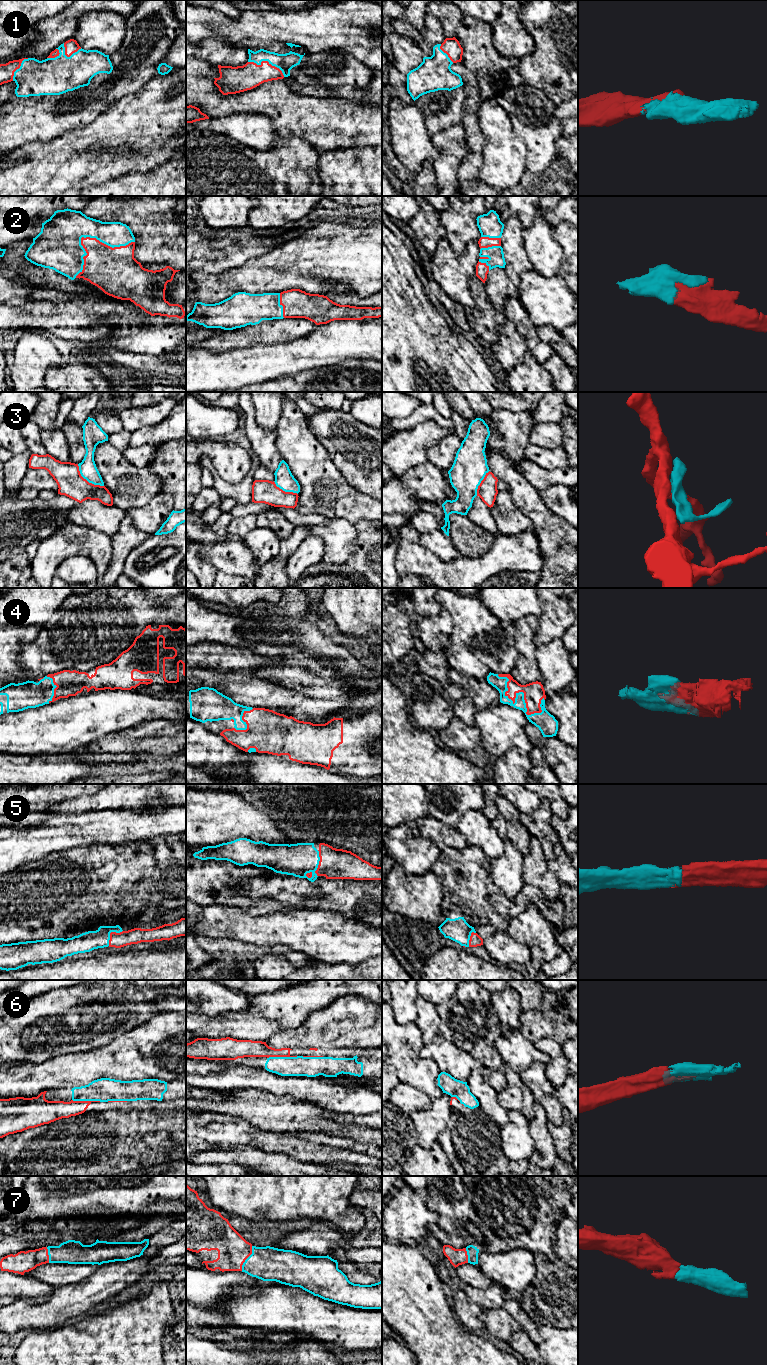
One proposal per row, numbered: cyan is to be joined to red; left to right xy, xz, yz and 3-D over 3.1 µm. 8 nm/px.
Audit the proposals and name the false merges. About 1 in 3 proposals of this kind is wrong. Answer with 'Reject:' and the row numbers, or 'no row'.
Reject: 3

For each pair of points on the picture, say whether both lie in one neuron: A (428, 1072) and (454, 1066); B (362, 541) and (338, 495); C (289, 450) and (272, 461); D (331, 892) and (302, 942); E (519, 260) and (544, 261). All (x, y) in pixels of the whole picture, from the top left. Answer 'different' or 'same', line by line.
A: different
B: different
C: different
D: different
E: different

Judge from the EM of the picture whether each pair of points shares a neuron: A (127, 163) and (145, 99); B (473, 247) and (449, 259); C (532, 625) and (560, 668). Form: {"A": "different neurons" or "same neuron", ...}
{"A": "same neuron", "B": "same neuron", "C": "different neurons"}

